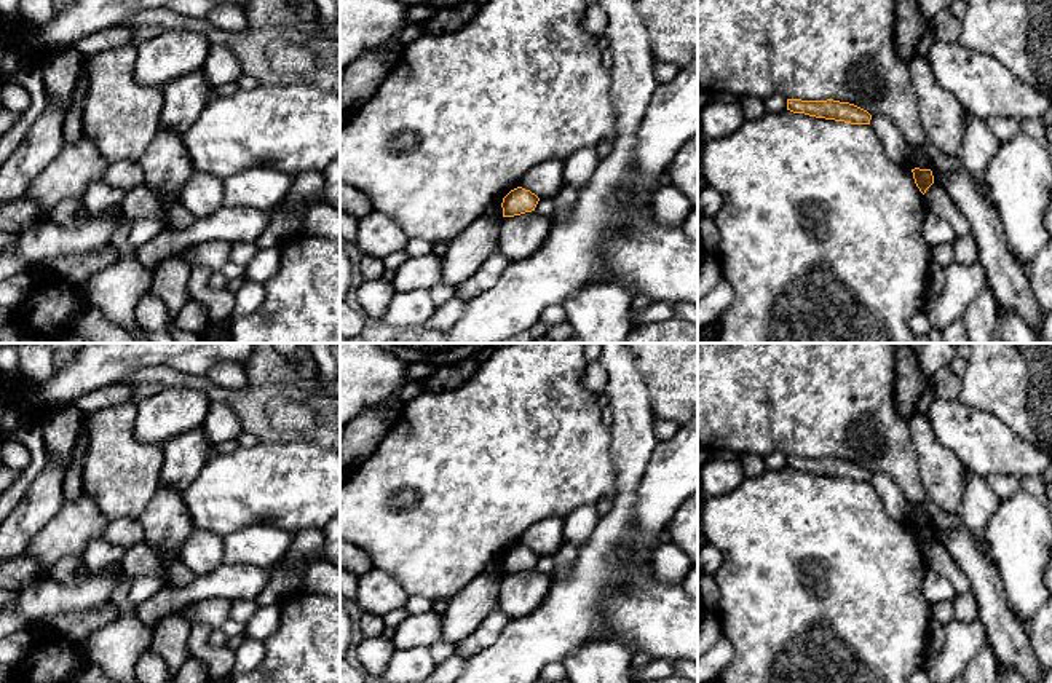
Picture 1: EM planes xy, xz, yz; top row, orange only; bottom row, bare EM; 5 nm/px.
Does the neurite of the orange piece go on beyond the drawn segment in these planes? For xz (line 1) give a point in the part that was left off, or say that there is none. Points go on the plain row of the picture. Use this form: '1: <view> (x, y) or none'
1: none

